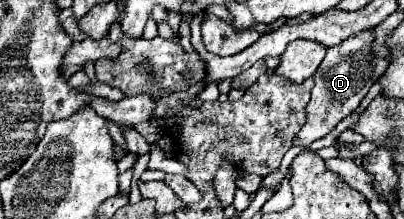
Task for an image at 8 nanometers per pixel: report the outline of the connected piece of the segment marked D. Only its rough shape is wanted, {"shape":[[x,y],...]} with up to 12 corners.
{"shape":[[362,31],[328,49],[294,145],[326,137],[360,105],[388,59]]}

